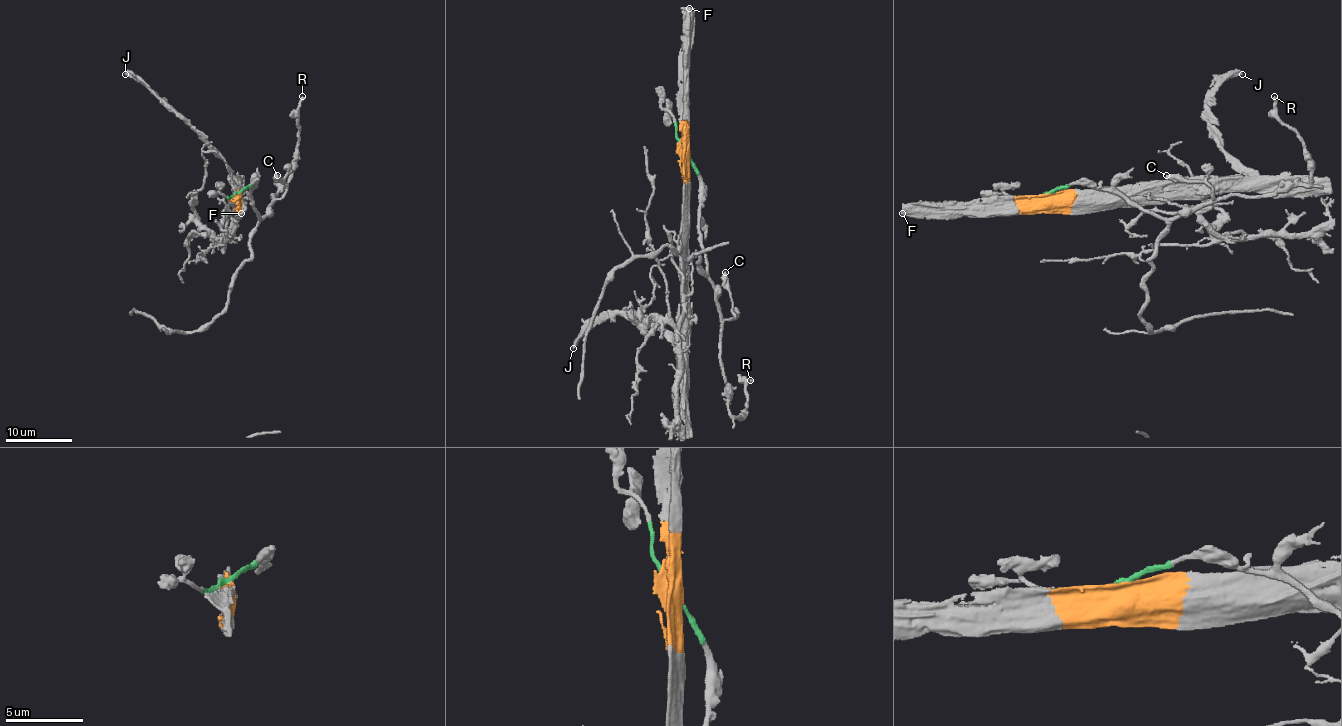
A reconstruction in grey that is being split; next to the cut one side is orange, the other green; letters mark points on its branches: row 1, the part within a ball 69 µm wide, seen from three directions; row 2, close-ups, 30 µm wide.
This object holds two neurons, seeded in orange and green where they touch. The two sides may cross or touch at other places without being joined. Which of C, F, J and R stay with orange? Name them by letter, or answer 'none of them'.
F, J

